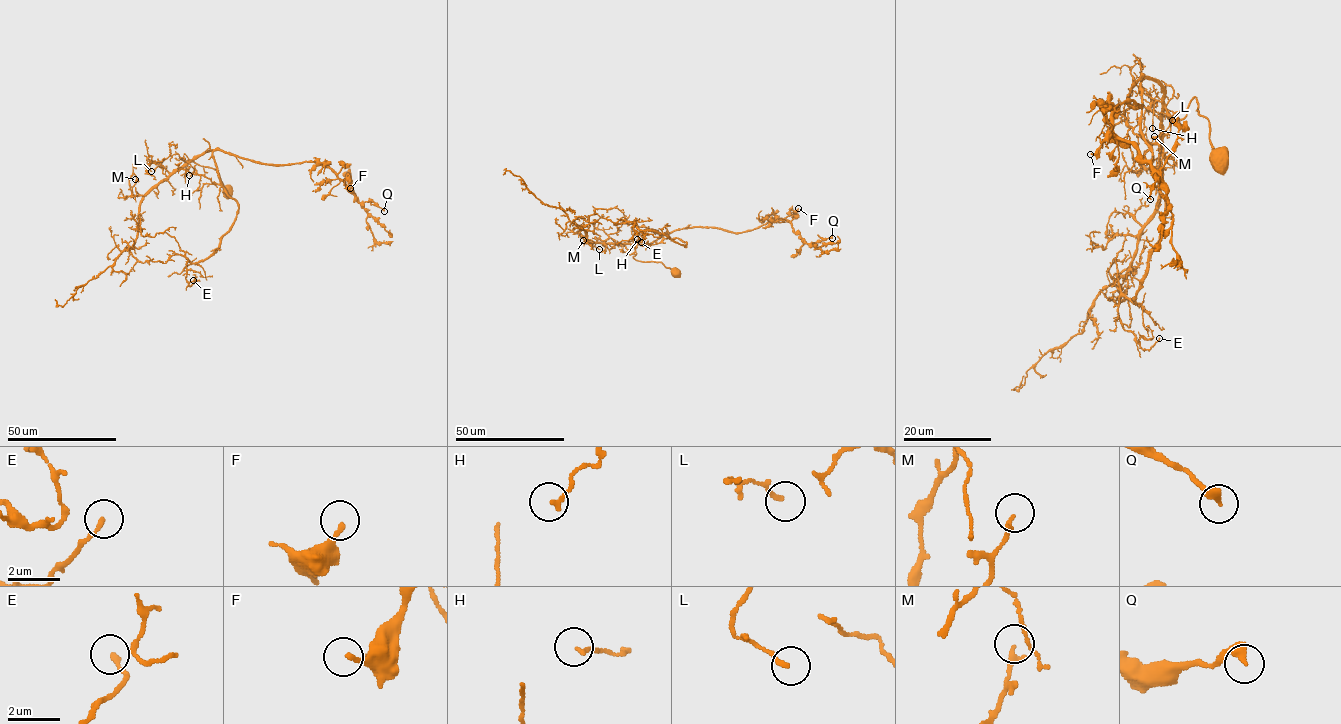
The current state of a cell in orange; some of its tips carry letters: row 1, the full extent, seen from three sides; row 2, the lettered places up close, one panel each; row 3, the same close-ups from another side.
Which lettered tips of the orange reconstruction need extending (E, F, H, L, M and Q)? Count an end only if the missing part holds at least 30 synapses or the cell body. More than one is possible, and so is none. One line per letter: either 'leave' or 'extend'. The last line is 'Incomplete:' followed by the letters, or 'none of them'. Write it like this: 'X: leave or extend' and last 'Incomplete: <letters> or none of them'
E: leave
F: leave
H: leave
L: leave
M: leave
Q: leave
Incomplete: none of them

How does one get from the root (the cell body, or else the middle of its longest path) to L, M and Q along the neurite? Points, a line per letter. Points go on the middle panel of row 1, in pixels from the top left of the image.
L: (677, 273), (661, 262), (636, 260), (634, 245), (616, 244), (610, 238), (598, 239), (594, 246), (599, 249)
M: (677, 273), (661, 262), (636, 260), (634, 245), (594, 243), (580, 235), (583, 240)
Q: (677, 273), (661, 262), (636, 260), (635, 246), (686, 228), (742, 233), (778, 219), (807, 244), (832, 238)

